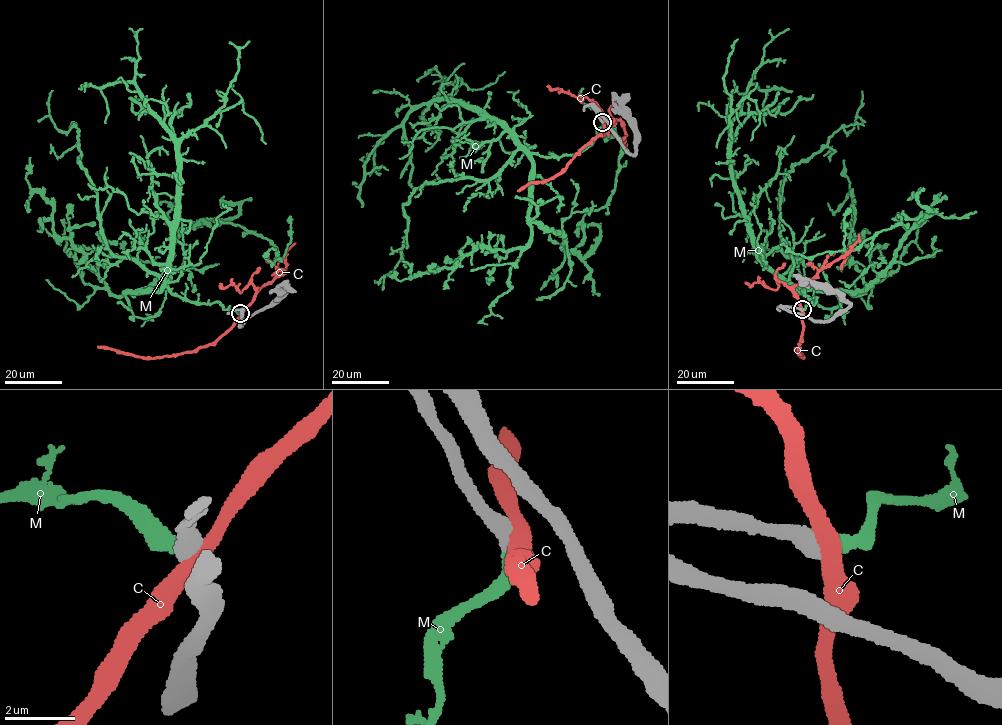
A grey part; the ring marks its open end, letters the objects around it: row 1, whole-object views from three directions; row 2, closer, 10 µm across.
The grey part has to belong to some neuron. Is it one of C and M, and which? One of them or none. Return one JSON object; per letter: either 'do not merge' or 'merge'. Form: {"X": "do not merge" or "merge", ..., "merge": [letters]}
{"C": "do not merge", "M": "merge", "merge": ["M"]}

